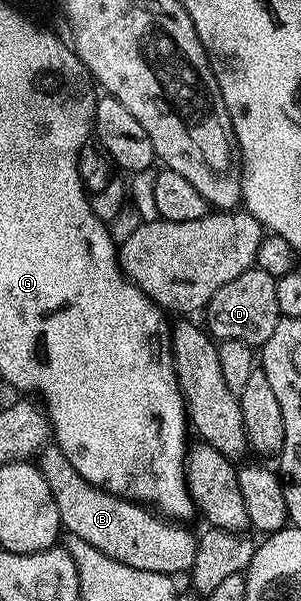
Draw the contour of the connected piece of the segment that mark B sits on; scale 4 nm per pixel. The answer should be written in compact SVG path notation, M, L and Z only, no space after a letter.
M56 445L43 447L36 465L52 489L66 535L88 541L88 545L92 545L92 549L100 549L104 557L112 557L112 561L120 561L120 565L132 565L132 569L164 573L171 577L191 570L196 560L199 536L190 532L185 522L171 521L149 506L135 503L132 499L121 499L102 487L84 481L84 477L72 469L72 461L68 461Z

